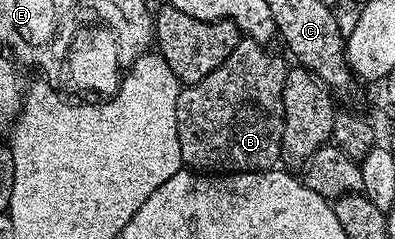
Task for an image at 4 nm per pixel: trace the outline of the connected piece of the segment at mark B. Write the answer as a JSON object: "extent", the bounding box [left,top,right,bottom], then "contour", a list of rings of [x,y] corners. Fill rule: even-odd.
{"extent":[177,37,287,174],"contour":[[[242,37],[240,44],[203,80],[199,80],[194,86],[185,86],[181,95],[177,97],[177,135],[179,136],[179,148],[181,149],[182,163],[194,172],[206,174],[254,174],[256,170],[272,170],[282,161],[281,145],[283,144],[283,124],[285,123],[285,109],[283,108],[283,84],[287,66],[284,66],[275,55],[269,51],[268,45],[256,42],[253,38]]]}

